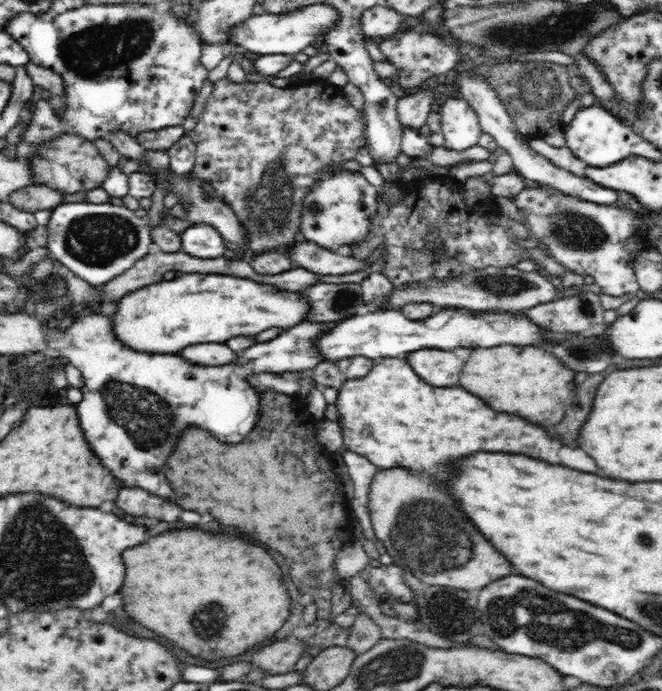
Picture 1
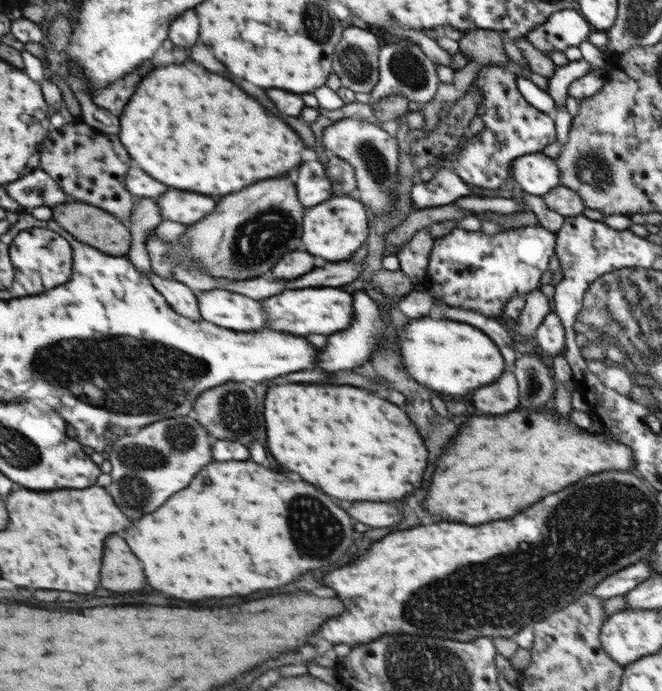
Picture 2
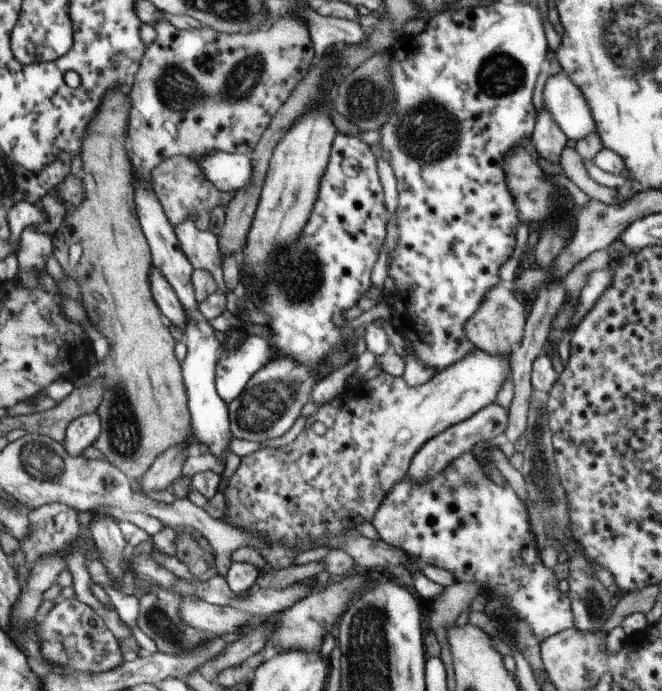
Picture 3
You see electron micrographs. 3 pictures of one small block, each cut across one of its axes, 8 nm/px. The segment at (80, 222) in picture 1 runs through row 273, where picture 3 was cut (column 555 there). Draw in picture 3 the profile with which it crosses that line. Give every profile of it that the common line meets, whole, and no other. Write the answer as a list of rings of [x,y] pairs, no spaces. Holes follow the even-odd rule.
[[[563,71],[557,72],[557,74],[549,75],[547,80],[545,80],[545,84],[543,84],[542,89],[542,104],[545,106],[545,110],[549,112],[549,116],[553,118],[553,122],[557,124],[557,128],[561,130],[563,134],[565,134],[567,139],[581,140],[581,138],[585,138],[585,136],[589,136],[595,127],[597,131],[597,126],[594,124],[593,113],[590,111],[589,105],[586,103],[585,97],[582,95],[582,92],[579,92],[579,87],[564,73]]]

